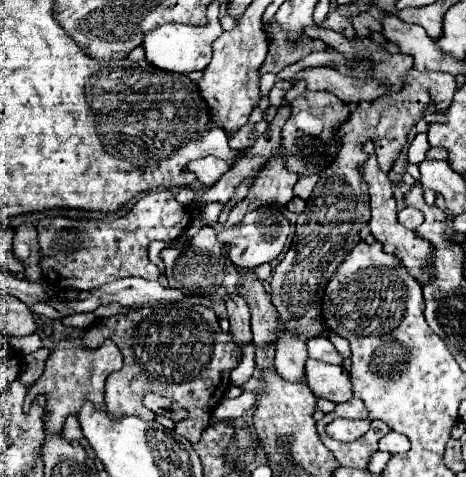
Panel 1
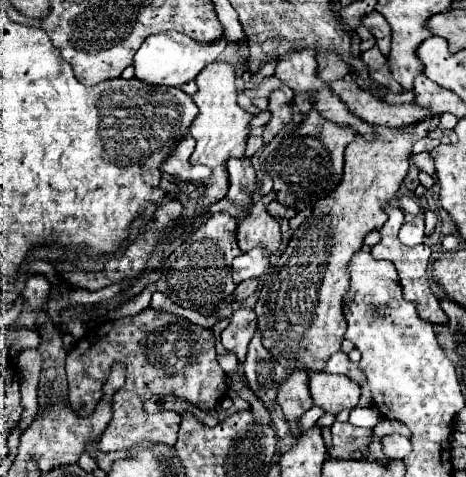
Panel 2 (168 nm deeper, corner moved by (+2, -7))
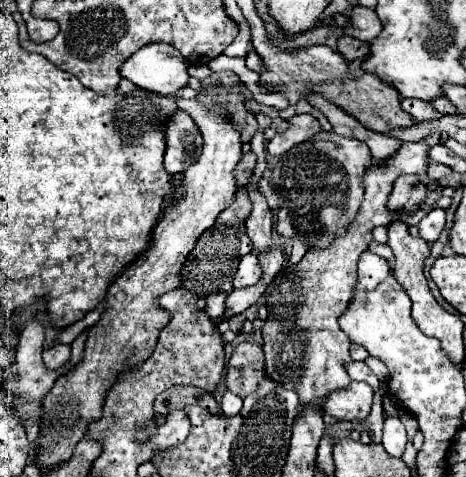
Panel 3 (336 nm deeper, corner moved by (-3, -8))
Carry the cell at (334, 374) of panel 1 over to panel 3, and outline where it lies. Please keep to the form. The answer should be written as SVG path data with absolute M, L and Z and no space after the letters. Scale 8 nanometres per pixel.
M351 382L349 388L333 392L325 404L323 412L339 420L363 420L369 416L373 404L373 388L365 382Z

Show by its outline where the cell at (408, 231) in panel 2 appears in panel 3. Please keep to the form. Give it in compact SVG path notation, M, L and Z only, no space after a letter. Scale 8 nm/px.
M435 208L431 210L419 224L419 236L427 242L435 242L441 236L441 230L445 226L445 210Z

